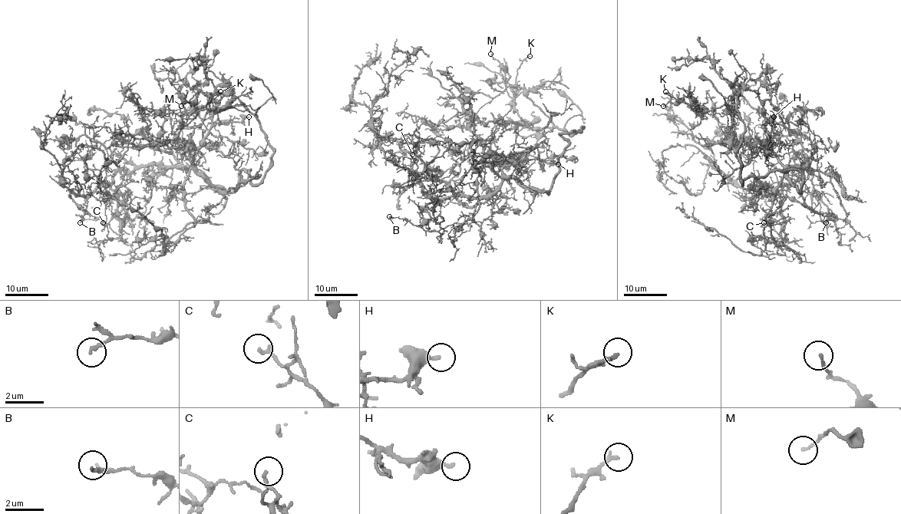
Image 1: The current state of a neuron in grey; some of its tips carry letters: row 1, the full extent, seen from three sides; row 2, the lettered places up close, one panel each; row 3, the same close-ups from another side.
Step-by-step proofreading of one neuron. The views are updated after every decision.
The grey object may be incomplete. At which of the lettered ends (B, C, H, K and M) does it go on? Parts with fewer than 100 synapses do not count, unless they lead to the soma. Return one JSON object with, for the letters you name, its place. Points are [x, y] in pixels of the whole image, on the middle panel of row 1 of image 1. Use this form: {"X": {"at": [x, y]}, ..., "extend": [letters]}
{"extend": []}

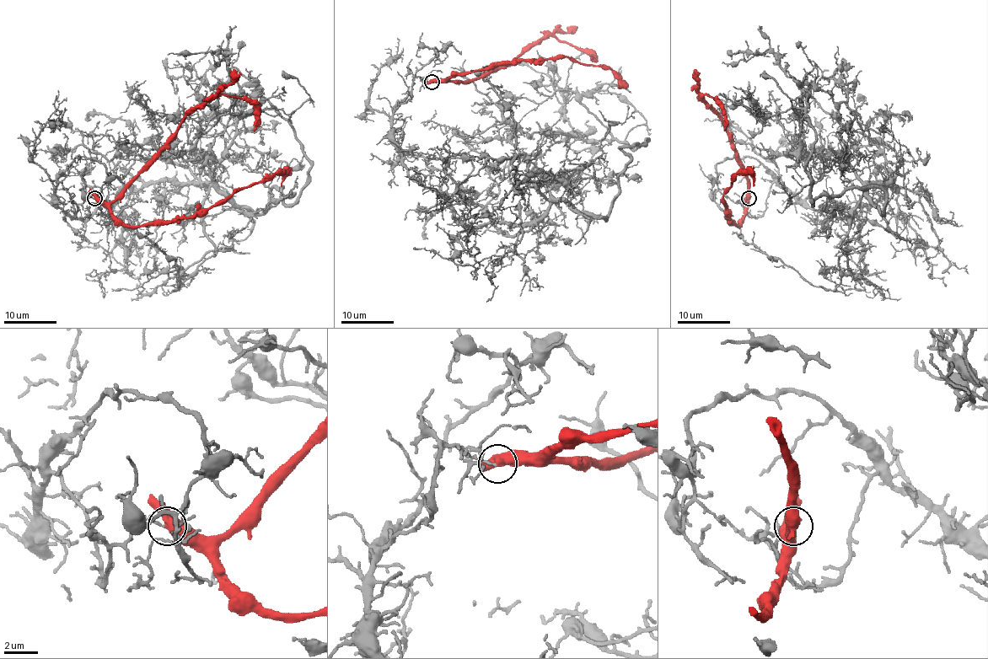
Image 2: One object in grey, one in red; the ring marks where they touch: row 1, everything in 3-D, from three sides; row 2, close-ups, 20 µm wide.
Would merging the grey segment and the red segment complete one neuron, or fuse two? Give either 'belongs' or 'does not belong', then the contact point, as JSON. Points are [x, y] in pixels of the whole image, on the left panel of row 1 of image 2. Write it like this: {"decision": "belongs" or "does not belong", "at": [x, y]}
{"decision": "does not belong", "at": [94, 198]}

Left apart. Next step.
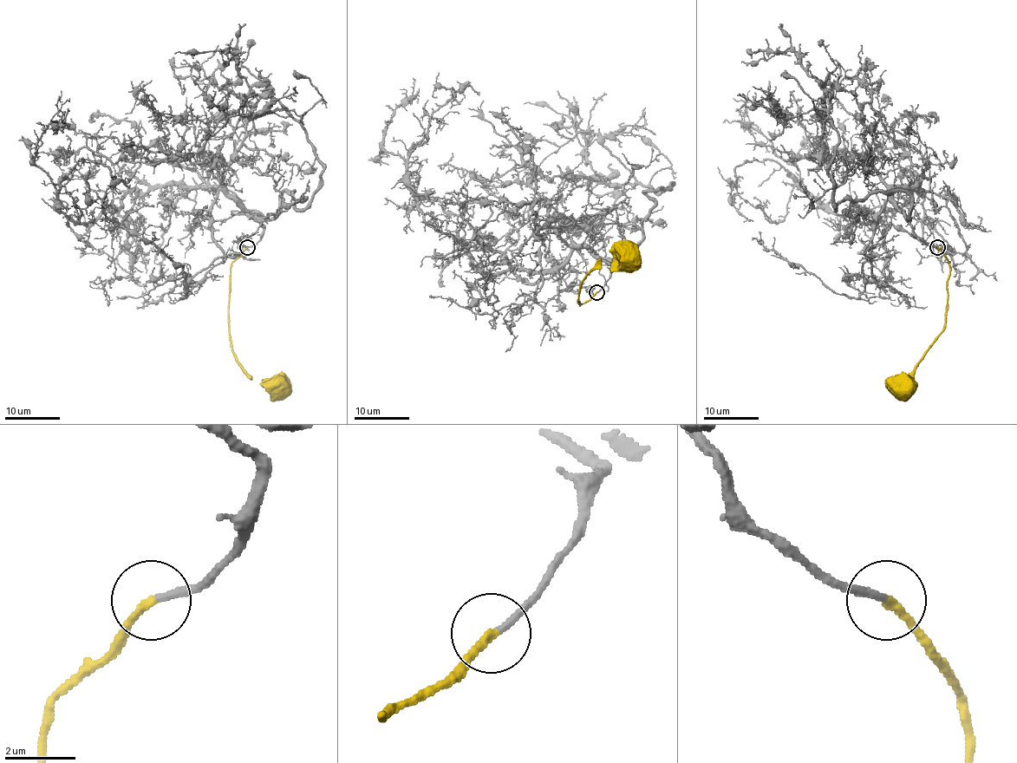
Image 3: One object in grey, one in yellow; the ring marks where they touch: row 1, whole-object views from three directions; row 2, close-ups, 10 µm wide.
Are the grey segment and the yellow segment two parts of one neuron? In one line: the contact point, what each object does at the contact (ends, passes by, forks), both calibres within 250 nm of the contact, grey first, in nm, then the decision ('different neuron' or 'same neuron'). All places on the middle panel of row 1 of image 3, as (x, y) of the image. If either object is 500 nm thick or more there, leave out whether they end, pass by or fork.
(596, 292) | grey ends | yellow ends | 190/220 nm | same neuron

